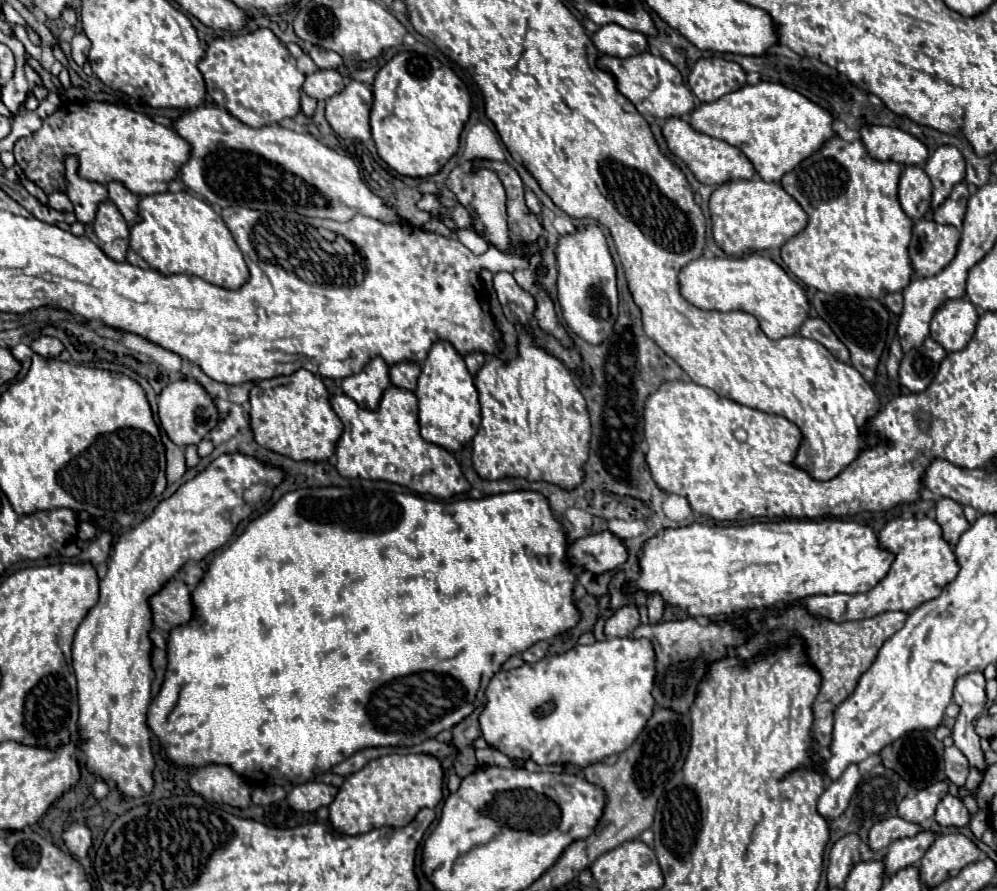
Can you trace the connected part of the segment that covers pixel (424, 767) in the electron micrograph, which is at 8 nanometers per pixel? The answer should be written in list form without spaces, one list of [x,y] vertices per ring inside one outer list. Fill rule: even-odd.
[[[390,754],[370,760],[362,770],[346,776],[334,802],[328,806],[330,824],[342,834],[364,834],[380,826],[406,826],[420,808],[434,808],[442,800],[444,770],[436,756]]]

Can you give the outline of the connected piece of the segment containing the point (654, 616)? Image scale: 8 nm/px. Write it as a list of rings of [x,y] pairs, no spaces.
[[[654,592],[652,594],[652,598],[650,598],[650,602],[648,602],[648,616],[650,616],[650,622],[652,624],[656,624],[660,618],[662,618],[662,614],[664,614],[664,598],[658,594],[658,592]]]

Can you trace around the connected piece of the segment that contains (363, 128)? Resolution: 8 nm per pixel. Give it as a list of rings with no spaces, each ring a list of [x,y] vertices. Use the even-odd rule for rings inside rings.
[[[352,80],[340,94],[328,98],[326,120],[340,138],[366,142],[370,140],[370,106],[372,90],[366,84]]]

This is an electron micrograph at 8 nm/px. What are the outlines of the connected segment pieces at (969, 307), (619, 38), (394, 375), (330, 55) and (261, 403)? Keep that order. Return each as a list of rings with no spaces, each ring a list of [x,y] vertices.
[[[968,298],[946,300],[932,316],[930,336],[944,346],[946,352],[962,350],[974,334],[978,310]]]
[[[606,24],[592,34],[592,42],[602,54],[610,54],[616,58],[628,58],[646,50],[648,40],[644,34],[636,30],[622,28],[618,24]]]
[[[404,360],[404,362],[396,362],[390,366],[390,380],[394,386],[404,388],[414,392],[416,390],[416,380],[420,374],[420,366],[416,362]]]
[[[312,48],[310,52],[310,58],[312,58],[312,62],[318,66],[318,68],[322,68],[322,70],[330,70],[330,68],[338,68],[340,64],[342,64],[342,58],[340,58],[340,54],[336,54],[336,52],[330,52],[330,50],[322,50],[322,48]]]
[[[306,368],[288,376],[260,380],[250,390],[250,428],[262,448],[294,460],[328,460],[342,434],[342,422],[330,406],[324,382]]]

